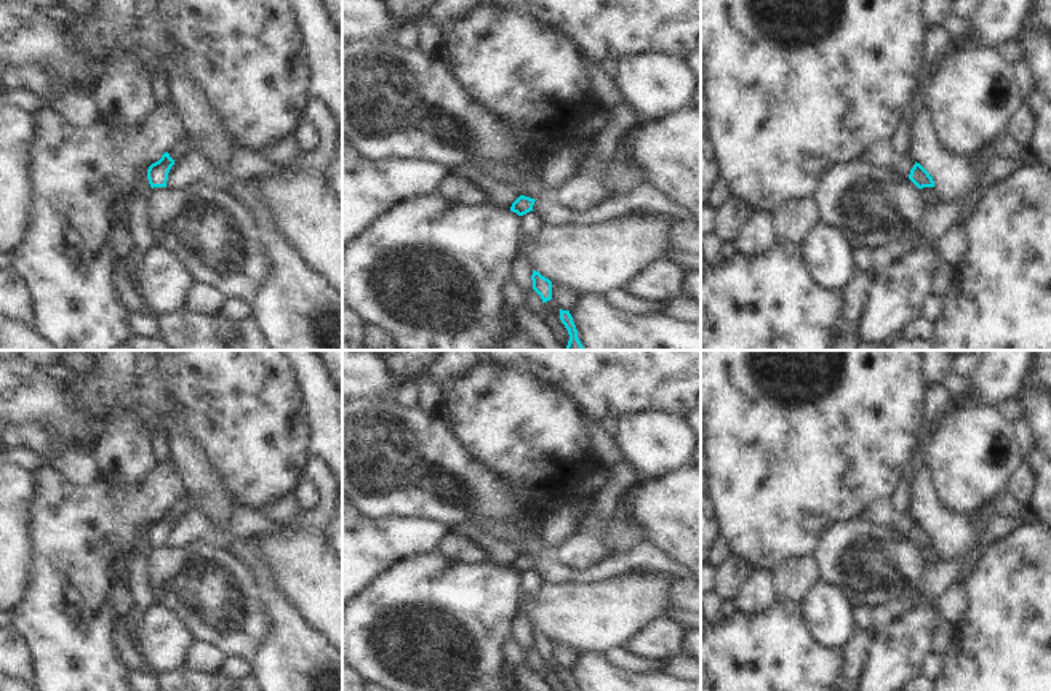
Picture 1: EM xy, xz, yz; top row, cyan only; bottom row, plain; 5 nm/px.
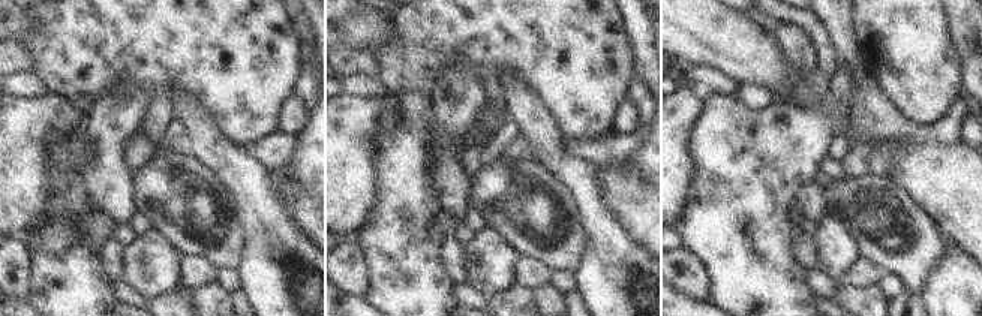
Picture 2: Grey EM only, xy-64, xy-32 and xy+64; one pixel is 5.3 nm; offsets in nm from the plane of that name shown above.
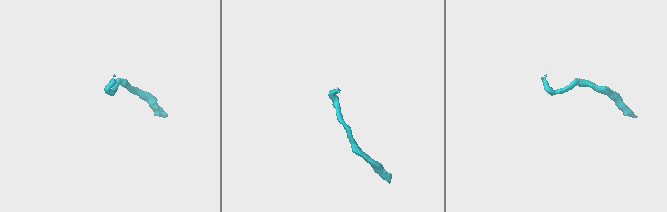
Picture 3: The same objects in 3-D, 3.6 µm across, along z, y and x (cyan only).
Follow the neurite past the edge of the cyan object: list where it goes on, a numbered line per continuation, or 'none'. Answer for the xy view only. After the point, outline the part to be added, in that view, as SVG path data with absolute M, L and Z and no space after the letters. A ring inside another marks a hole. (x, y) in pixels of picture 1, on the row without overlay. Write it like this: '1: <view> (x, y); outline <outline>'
1: xy (179, 503); outline M182 489L179 496L168 507L170 515L179 517L181 510L187 505L187 493Z

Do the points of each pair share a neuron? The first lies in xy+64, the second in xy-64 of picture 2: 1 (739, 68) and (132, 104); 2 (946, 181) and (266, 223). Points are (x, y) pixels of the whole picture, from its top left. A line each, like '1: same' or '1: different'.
1: different
2: different

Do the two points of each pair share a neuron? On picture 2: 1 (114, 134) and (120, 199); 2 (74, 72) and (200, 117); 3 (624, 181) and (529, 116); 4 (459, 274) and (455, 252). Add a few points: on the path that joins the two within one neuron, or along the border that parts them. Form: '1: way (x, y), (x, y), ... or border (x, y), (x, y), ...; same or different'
1: way (113, 150), (113, 183); same
2: border (171, 98), (188, 93), (206, 108); different
3: border (597, 166), (601, 195), (607, 202); different
4: way (455, 268), (455, 258); same

